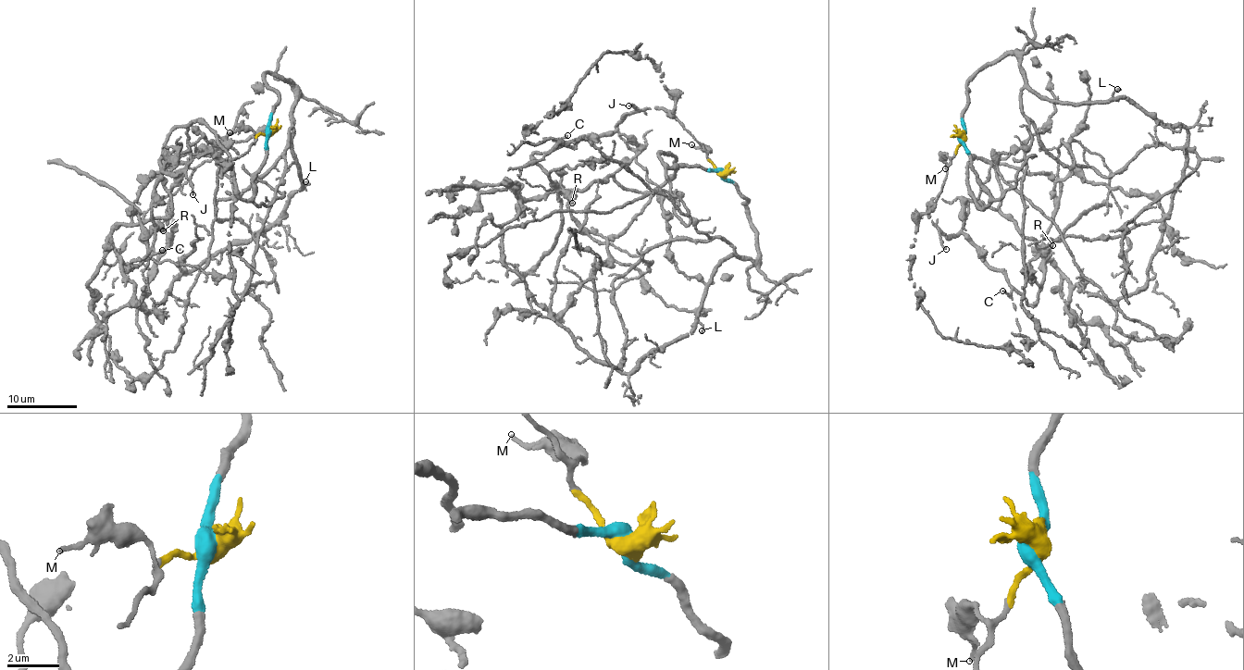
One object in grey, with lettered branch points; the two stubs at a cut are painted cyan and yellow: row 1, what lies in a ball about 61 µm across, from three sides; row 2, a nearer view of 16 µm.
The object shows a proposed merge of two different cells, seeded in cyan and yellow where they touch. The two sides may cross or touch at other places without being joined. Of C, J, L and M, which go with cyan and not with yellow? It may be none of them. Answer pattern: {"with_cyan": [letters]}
{"with_cyan": ["L"]}

